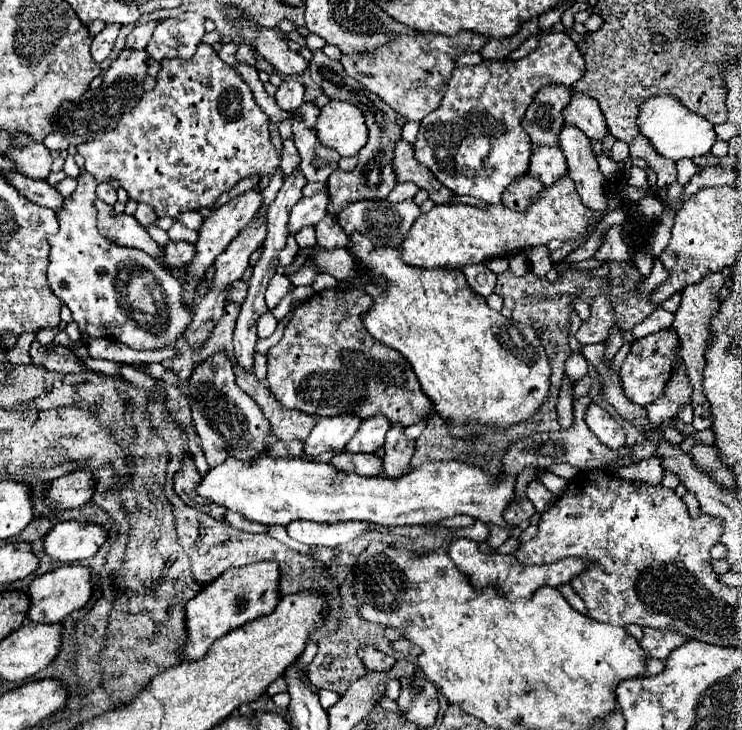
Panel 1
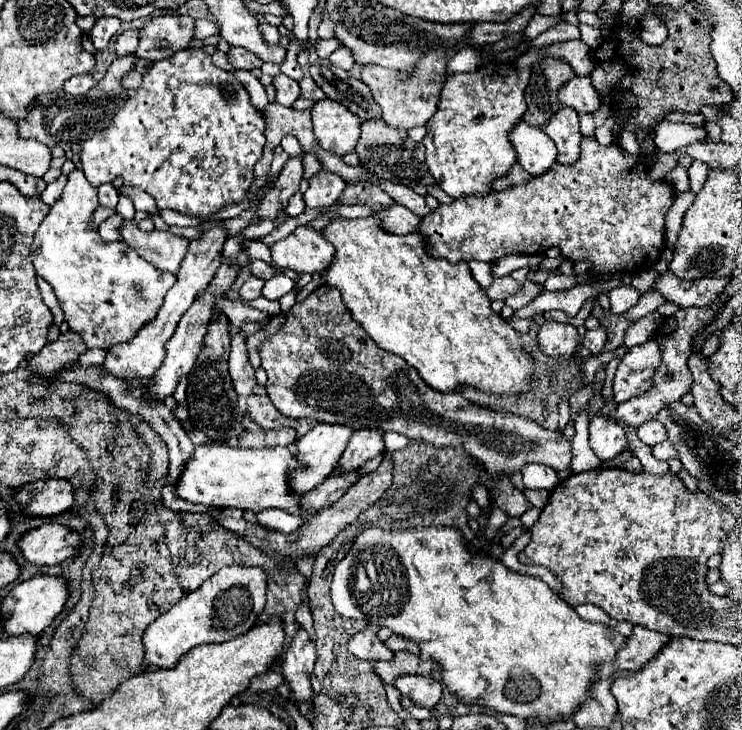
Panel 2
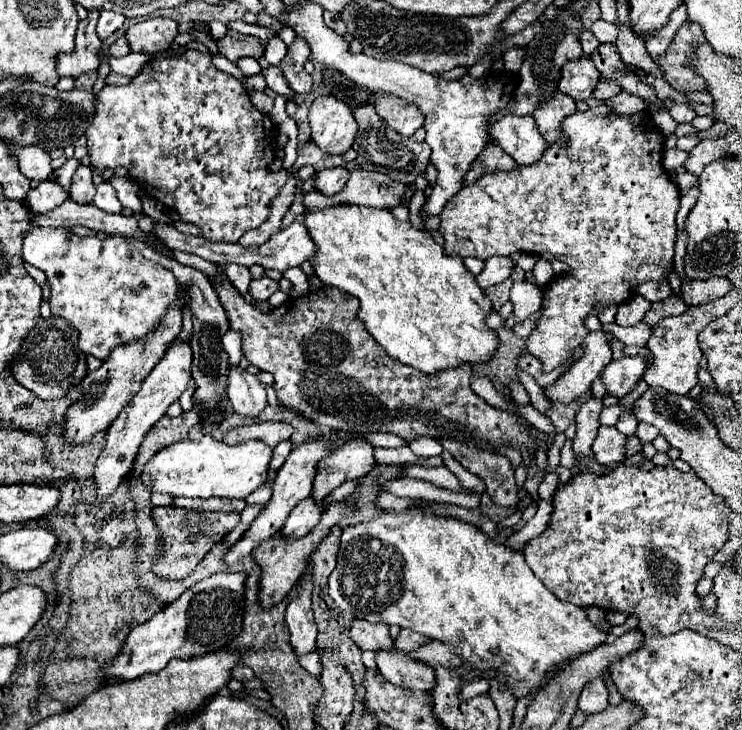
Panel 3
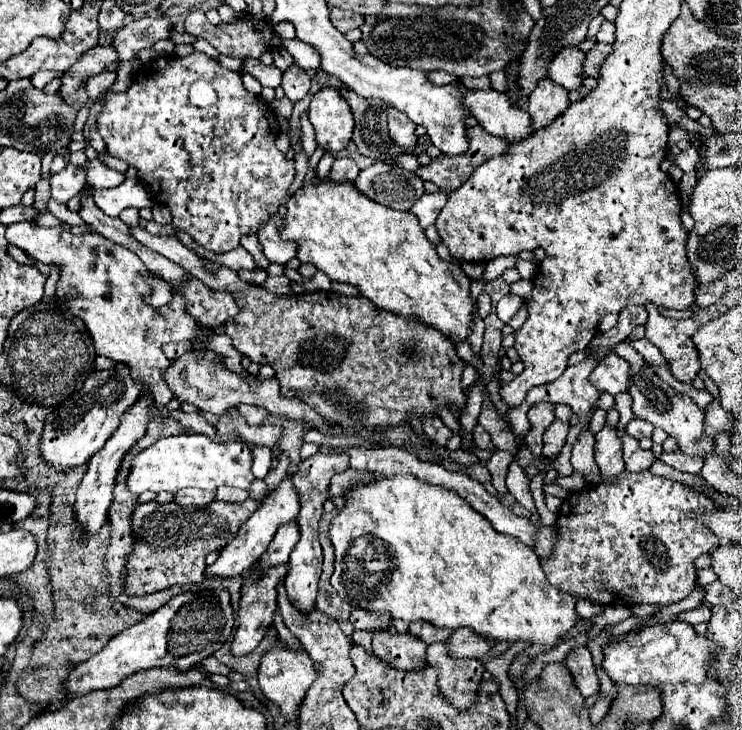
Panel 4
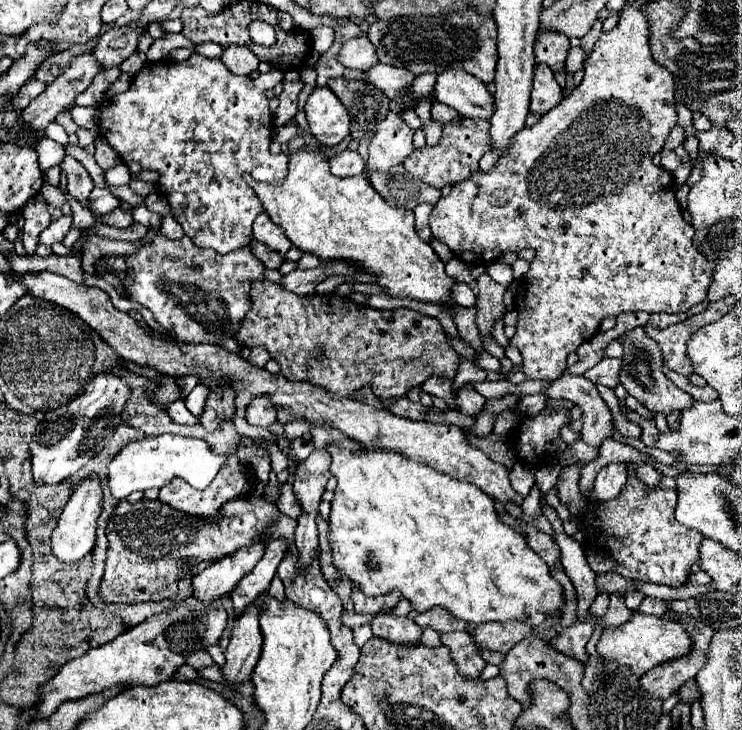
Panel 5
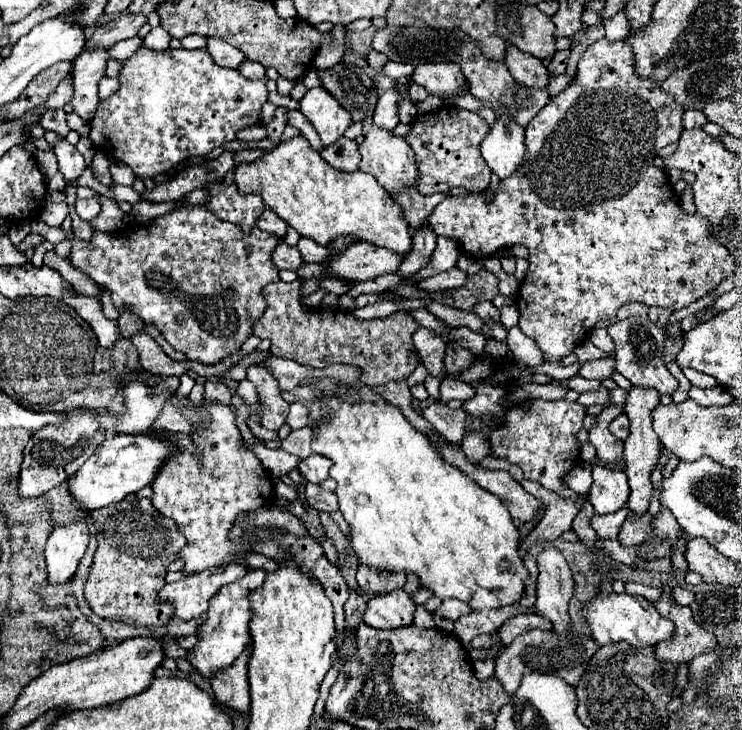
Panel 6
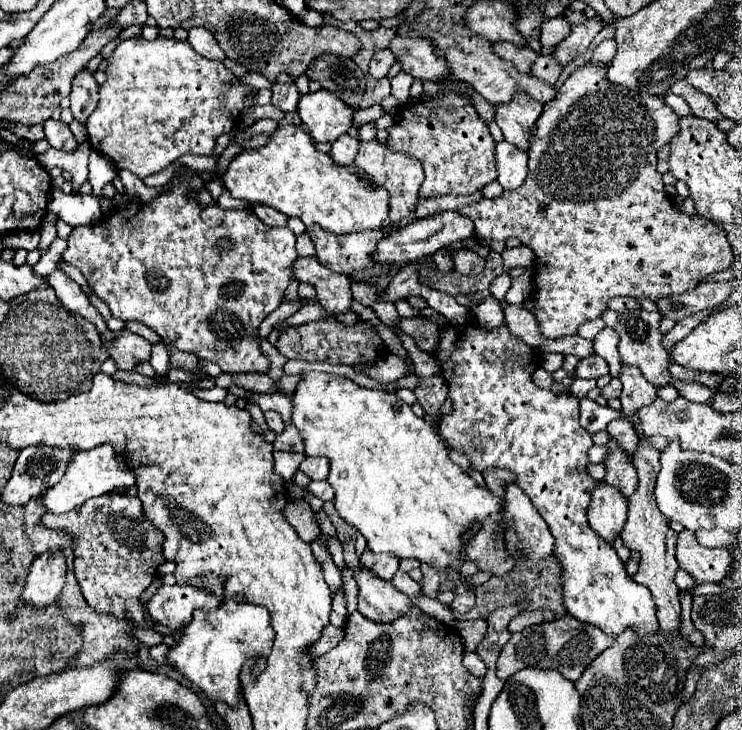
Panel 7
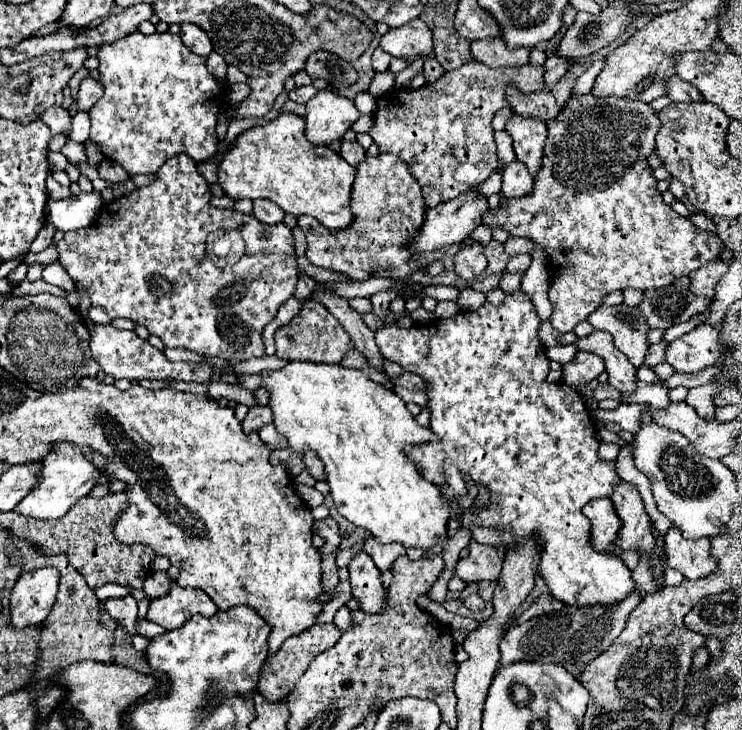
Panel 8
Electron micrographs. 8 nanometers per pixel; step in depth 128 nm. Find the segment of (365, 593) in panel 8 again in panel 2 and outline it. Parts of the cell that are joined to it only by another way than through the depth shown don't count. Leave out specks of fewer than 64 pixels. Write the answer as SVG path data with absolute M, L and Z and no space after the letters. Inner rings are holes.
M400 676L394 680L394 686L402 692L402 696L410 698L416 706L432 710L442 694L442 684L426 678L426 676Z

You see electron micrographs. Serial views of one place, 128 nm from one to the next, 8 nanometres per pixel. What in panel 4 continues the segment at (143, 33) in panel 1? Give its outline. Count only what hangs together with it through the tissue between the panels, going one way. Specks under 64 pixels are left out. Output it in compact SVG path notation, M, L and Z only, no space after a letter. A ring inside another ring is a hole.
M96 46L92 50L88 50L88 54L84 54L62 78L62 88L60 88L60 96L68 98L72 92L78 90L78 86L82 82L86 82L90 76L100 74L108 64L118 62L118 54L116 48L112 46Z

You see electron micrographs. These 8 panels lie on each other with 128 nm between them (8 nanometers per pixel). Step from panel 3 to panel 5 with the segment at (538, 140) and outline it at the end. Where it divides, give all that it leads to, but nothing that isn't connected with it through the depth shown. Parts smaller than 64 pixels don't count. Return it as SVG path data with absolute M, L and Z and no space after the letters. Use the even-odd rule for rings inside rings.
M448 70L438 74L434 96L458 110L464 118L490 120L494 114L494 96L486 90L486 84L472 78L464 70Z

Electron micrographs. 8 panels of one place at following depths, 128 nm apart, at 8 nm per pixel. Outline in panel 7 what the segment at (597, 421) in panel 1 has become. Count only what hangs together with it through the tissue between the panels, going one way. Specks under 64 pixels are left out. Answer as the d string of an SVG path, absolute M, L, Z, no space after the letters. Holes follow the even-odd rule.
M600 482L592 492L592 504L588 508L590 528L596 530L596 534L600 534L600 538L604 538L608 544L612 544L626 522L626 510L628 500L624 494L620 494L616 486Z

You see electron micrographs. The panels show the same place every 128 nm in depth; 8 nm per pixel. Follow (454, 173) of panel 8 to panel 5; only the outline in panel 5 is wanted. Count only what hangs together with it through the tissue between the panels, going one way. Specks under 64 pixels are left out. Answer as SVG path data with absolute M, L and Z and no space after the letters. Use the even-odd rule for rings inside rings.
M582 46L570 48L570 56L568 56L568 60L566 60L566 72L574 74L576 70L582 70L586 58L588 58L588 52L586 52ZM462 118L458 122L450 122L442 126L442 142L440 146L432 148L426 146L424 150L414 150L406 160L404 160L404 168L418 176L422 182L434 186L434 188L442 188L446 184L454 186L458 182L464 182L470 178L472 172L478 170L478 162L480 158L490 150L490 138L488 138L488 130L490 130L490 122L486 120L468 120Z

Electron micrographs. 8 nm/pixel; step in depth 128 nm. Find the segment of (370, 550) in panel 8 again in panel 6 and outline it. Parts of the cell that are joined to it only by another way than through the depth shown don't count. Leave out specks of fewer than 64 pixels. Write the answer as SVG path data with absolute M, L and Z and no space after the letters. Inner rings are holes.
M358 566L358 592L366 596L380 596L394 590L404 588L406 576L404 574L384 574L378 570L372 570L368 566Z

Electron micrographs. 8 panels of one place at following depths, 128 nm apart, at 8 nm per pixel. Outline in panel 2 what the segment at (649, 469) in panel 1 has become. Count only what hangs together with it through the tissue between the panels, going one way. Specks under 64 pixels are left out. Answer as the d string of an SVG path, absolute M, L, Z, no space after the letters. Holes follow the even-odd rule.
M660 442L660 444L656 444L654 448L652 448L652 454L654 454L654 458L656 460L664 460L664 462L668 462L670 458L678 458L678 454L676 454L676 448L672 446L672 442Z

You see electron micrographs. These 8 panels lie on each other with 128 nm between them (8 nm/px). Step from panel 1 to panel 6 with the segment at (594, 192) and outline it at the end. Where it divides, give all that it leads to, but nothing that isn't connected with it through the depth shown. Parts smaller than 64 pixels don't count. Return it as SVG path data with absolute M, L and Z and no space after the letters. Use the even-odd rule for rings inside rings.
M508 46L506 66L514 76L514 80L530 90L544 90L550 84L550 76L542 60L518 50L516 46Z

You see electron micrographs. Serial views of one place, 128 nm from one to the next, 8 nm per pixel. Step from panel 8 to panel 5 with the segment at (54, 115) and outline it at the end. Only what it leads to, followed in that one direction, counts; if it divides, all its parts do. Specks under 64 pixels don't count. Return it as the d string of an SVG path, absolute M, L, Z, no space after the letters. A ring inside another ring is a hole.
M66 156L60 164L60 168L68 176L68 192L74 200L78 200L84 208L88 208L88 194L94 190L94 182L88 174L88 170L74 158Z

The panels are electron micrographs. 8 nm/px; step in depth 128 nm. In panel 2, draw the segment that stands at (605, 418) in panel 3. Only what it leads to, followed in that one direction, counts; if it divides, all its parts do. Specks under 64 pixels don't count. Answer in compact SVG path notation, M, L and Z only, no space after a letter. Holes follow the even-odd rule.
M718 300L718 302L712 302L710 306L706 308L680 308L674 316L666 318L664 326L660 328L658 332L658 342L662 346L662 364L660 368L656 370L654 374L654 384L652 384L652 390L646 392L644 396L638 396L638 398L632 398L624 404L618 404L616 412L614 412L614 418L618 420L624 420L626 424L638 428L640 424L644 424L646 420L654 420L658 410L662 410L664 406L668 406L670 402L676 402L680 400L686 392L690 392L690 386L692 386L692 374L688 372L688 356L692 352L692 340L694 340L694 334L698 330L704 328L704 324L708 320L712 320L712 316L716 316L724 306L724 300Z

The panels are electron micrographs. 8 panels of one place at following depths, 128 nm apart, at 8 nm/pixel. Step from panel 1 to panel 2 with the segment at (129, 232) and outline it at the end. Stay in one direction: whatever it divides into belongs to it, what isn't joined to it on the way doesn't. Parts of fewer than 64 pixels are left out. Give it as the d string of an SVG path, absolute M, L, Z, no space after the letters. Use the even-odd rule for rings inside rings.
M114 214L114 216L106 218L106 220L98 226L98 232L100 232L100 236L102 236L104 240L108 240L108 242L112 242L112 240L122 240L122 236L120 236L122 224L124 224L122 216L120 216L120 214Z

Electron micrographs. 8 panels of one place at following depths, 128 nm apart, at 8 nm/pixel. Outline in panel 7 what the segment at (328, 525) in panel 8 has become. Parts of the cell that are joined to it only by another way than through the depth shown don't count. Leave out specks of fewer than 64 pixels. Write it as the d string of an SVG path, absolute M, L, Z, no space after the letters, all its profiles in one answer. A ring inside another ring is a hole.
M288 498L288 506L284 508L284 516L288 518L288 522L294 526L294 530L300 534L302 540L316 540L316 536L320 534L320 526L314 518L312 508L308 506L308 502L300 500L300 498Z

